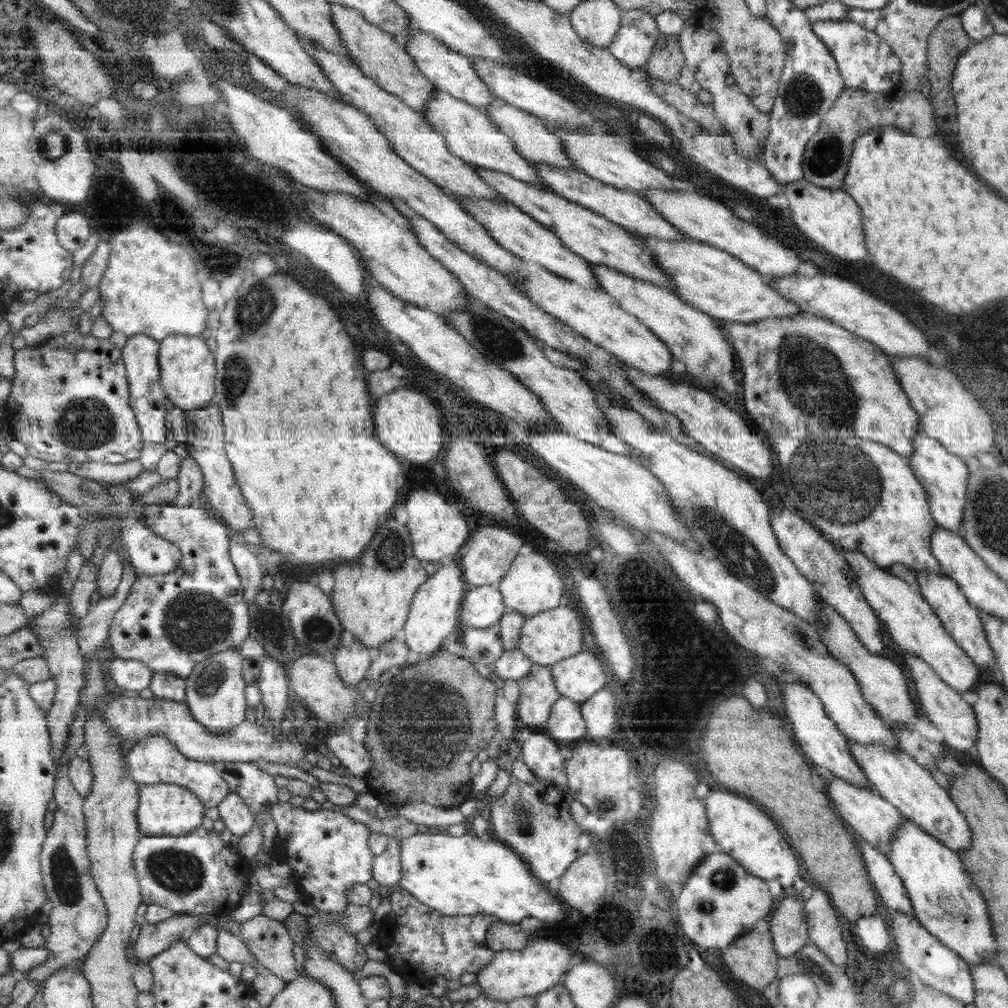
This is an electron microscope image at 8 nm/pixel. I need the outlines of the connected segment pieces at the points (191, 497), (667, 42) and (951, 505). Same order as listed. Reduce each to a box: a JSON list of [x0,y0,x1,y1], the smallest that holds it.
[[173,454,204,506],[645,33,686,83],[906,432,967,534]]

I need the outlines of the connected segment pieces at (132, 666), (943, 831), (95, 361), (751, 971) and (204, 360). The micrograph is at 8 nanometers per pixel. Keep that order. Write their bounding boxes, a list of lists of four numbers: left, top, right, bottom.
[[109,658,156,690],[847,741,971,854],[5,326,145,464],[720,931,779,991],[160,334,216,412]]

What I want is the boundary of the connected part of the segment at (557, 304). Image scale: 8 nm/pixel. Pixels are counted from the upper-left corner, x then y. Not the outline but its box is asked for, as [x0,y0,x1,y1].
[517,261,674,376]

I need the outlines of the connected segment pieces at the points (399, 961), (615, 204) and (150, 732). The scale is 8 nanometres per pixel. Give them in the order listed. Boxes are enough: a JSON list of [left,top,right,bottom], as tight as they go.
[[376,888,496,987],[532,163,688,242],[104,695,311,766]]

